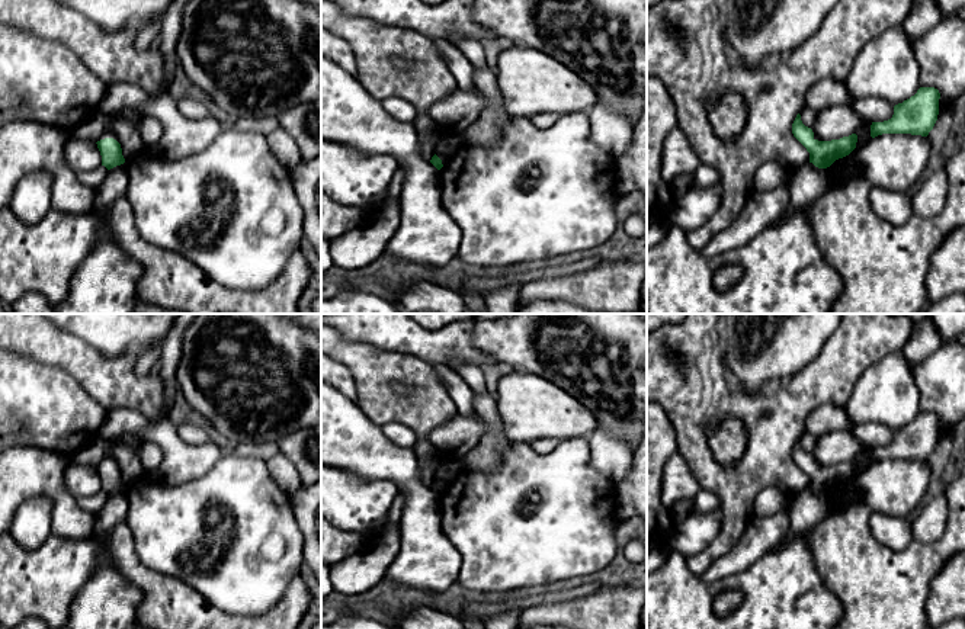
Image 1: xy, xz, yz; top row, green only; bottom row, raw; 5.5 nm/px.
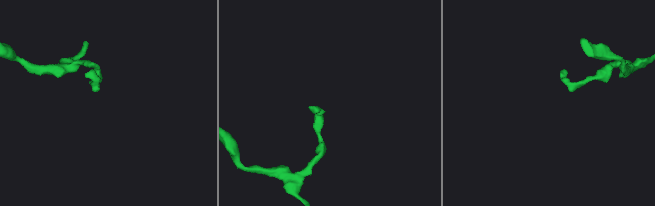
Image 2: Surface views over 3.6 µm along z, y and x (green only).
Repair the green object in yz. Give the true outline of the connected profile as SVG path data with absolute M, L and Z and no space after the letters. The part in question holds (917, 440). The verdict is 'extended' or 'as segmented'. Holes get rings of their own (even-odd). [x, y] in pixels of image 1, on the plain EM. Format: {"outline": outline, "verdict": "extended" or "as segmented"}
{"outline": "M920 413L914 421L894 431L894 440L884 447L872 447L871 462L882 459L911 459L927 462L939 440L940 418L934 413Z", "verdict": "as segmented"}

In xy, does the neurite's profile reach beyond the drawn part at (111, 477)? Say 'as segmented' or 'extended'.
as segmented

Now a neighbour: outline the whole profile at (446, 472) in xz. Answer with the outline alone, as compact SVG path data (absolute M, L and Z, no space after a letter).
M446 460L435 474L435 479L442 485L442 490L448 490L458 472L456 463Z

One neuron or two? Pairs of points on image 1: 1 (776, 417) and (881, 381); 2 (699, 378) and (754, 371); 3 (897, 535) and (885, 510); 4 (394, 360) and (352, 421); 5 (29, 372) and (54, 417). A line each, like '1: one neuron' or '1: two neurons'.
1: two neurons
2: two neurons
3: one neuron
4: two neurons
5: one neuron

